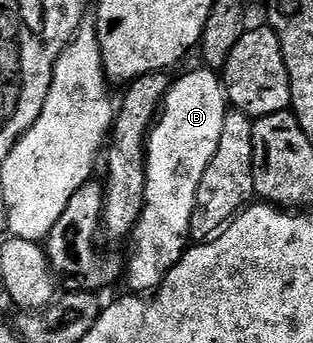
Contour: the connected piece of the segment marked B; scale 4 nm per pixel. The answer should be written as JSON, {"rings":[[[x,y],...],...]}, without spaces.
{"rings":[[[201,70],[190,71],[171,82],[166,100],[155,118],[154,126],[150,128],[150,138],[146,141],[146,204],[142,207],[138,226],[134,228],[134,252],[130,255],[130,263],[128,259],[124,267],[125,282],[130,282],[129,290],[134,293],[150,293],[161,287],[166,275],[186,251],[192,209],[196,205],[196,189],[200,189],[200,177],[204,177],[204,169],[208,169],[208,161],[212,161],[216,145],[220,145],[220,133],[224,129],[224,117],[228,110],[224,83],[213,70]]]}

